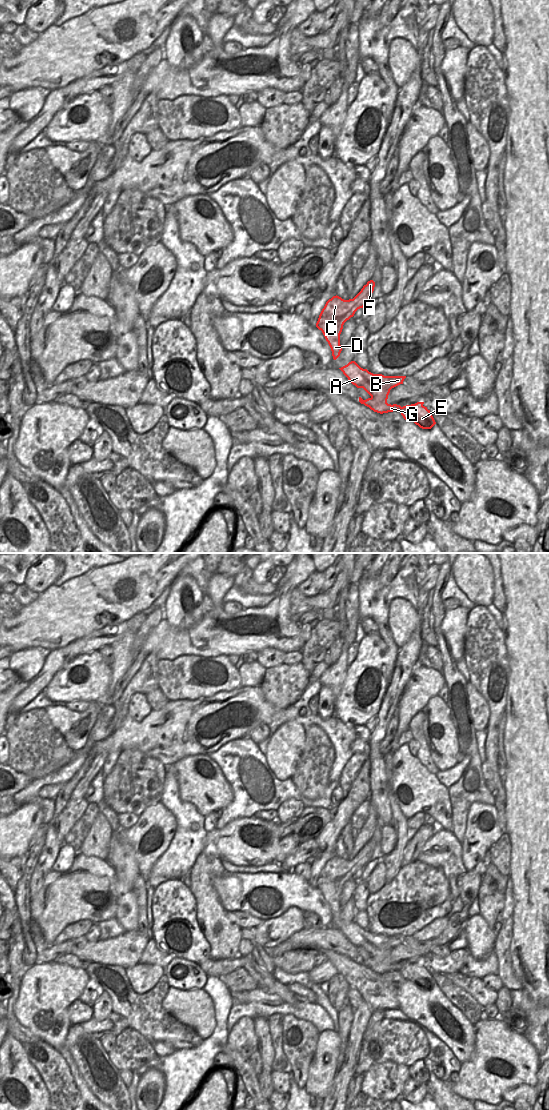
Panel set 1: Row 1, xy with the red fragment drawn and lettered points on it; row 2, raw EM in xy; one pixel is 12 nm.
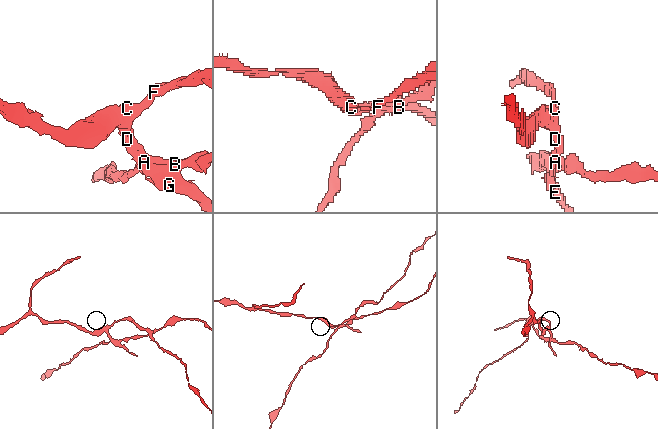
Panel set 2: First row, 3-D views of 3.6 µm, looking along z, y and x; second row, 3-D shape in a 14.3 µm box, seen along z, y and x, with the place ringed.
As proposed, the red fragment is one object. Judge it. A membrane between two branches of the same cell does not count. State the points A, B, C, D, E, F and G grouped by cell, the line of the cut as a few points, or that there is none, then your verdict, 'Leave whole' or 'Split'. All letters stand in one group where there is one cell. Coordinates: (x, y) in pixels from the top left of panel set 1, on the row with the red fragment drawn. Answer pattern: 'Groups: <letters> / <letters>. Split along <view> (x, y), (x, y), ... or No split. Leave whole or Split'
Groups: A C D E F G / B. Split along xy (362, 368), (363, 375), (367, 379), (375, 385), (390, 389). Split.

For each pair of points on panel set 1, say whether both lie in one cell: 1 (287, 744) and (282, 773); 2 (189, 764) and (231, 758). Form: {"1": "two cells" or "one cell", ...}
{"1": "one cell", "2": "two cells"}

